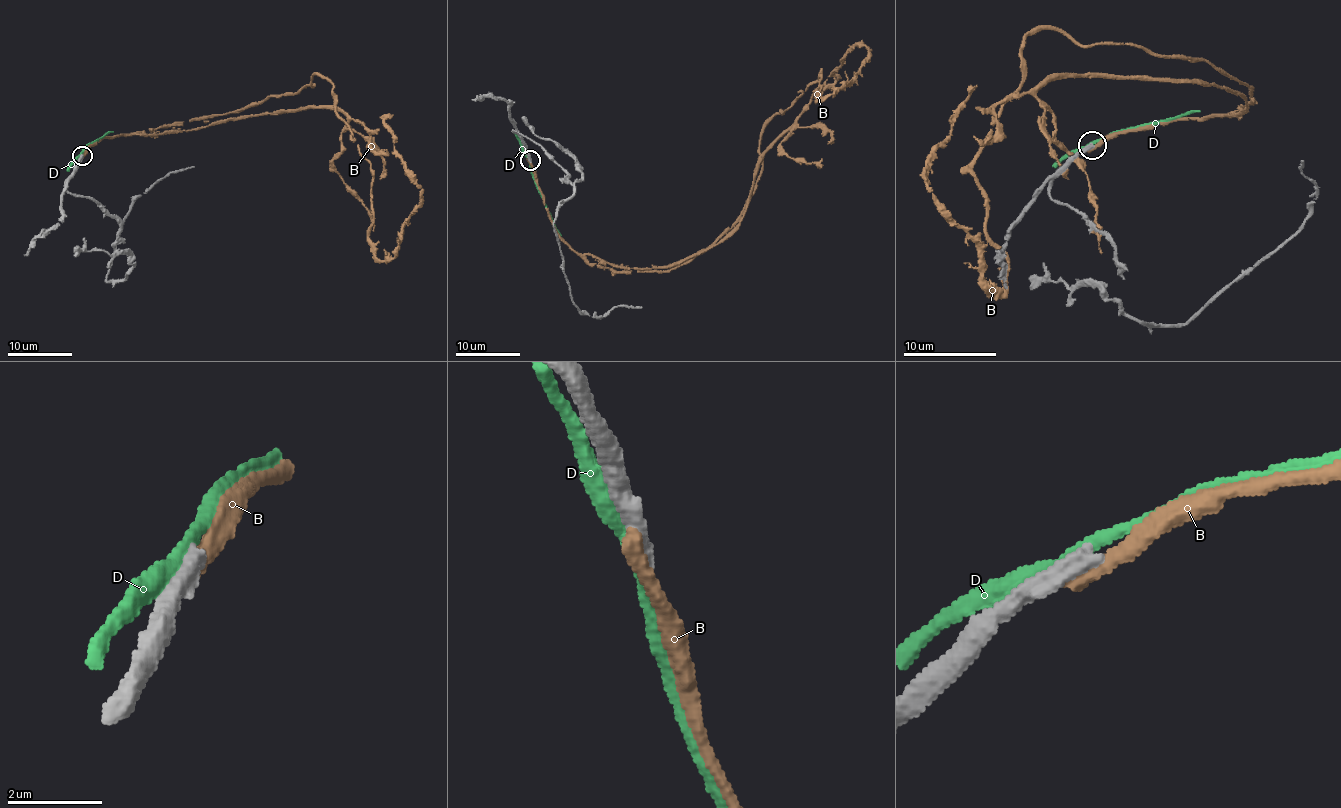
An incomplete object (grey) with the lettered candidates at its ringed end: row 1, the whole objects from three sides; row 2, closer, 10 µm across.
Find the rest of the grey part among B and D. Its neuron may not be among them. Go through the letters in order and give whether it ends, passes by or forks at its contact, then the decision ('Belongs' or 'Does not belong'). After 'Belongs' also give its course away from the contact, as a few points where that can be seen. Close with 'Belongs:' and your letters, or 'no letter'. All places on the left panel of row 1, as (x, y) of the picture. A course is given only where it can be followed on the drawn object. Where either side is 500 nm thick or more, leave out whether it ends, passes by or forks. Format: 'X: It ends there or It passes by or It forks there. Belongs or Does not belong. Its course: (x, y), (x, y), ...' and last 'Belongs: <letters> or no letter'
B: It ends there. Does not belong
D: It passes by. Does not belong
Belongs: no letter

